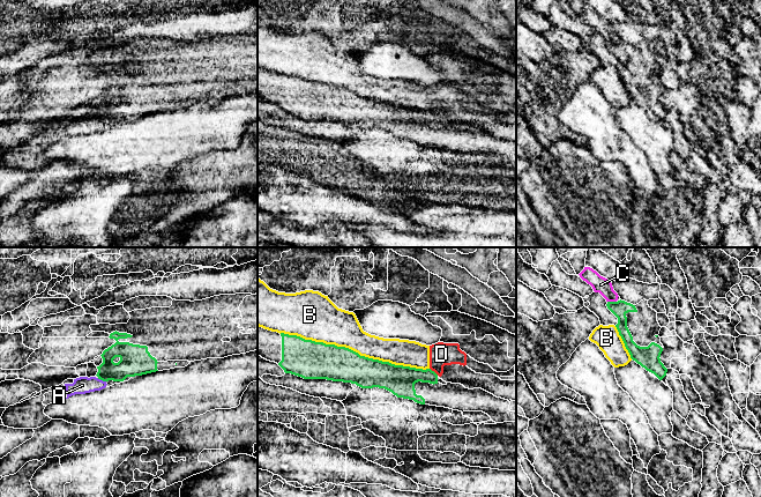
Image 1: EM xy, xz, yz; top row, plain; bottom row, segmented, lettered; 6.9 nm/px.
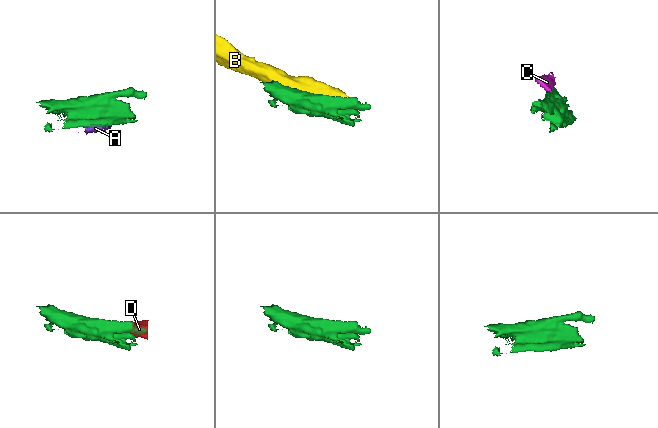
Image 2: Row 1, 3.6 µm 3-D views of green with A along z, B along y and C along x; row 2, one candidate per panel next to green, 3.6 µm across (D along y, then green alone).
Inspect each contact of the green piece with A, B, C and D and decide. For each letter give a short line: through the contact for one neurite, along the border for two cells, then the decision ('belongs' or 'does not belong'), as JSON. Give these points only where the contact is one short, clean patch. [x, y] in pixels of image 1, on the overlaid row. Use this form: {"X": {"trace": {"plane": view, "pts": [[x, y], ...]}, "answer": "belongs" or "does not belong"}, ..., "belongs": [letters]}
{"A": {"trace": {"plane": "xy", "pts": [[97, 378], [105, 381]]}, "answer": "does not belong"}, "B": {"answer": "does not belong"}, "C": {"trace": {"plane": "yz", "pts": [[607, 301], [616, 302]]}, "answer": "does not belong"}, "D": {"trace": {"plane": "xz", "pts": [[430, 368], [438, 375]]}, "answer": "does not belong"}, "belongs": []}

